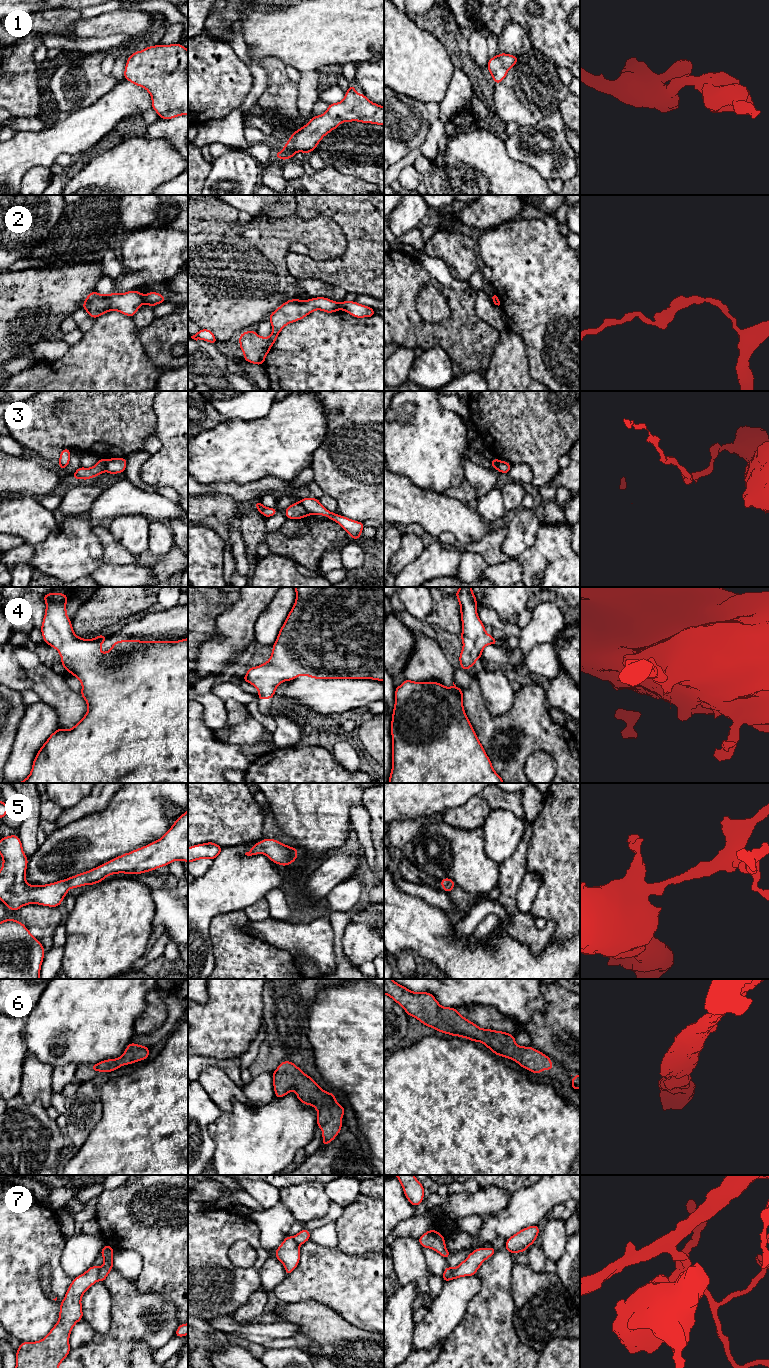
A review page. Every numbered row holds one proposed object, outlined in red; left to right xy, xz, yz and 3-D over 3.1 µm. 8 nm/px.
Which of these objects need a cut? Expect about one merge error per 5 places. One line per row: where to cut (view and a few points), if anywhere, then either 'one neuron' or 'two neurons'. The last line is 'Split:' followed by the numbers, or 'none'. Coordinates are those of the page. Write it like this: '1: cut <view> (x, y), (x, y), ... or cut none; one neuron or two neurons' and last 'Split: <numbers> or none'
1: cut none; one neuron
2: cut xy (143, 296), (144, 301); two neurons
3: cut xz (299, 502), (308, 514); two neurons
4: cut none; one neuron
5: cut none; one neuron
6: cut none; one neuron
7: cut xy (98, 1268), (100, 1279); two neurons
Split: 2, 3, 7

